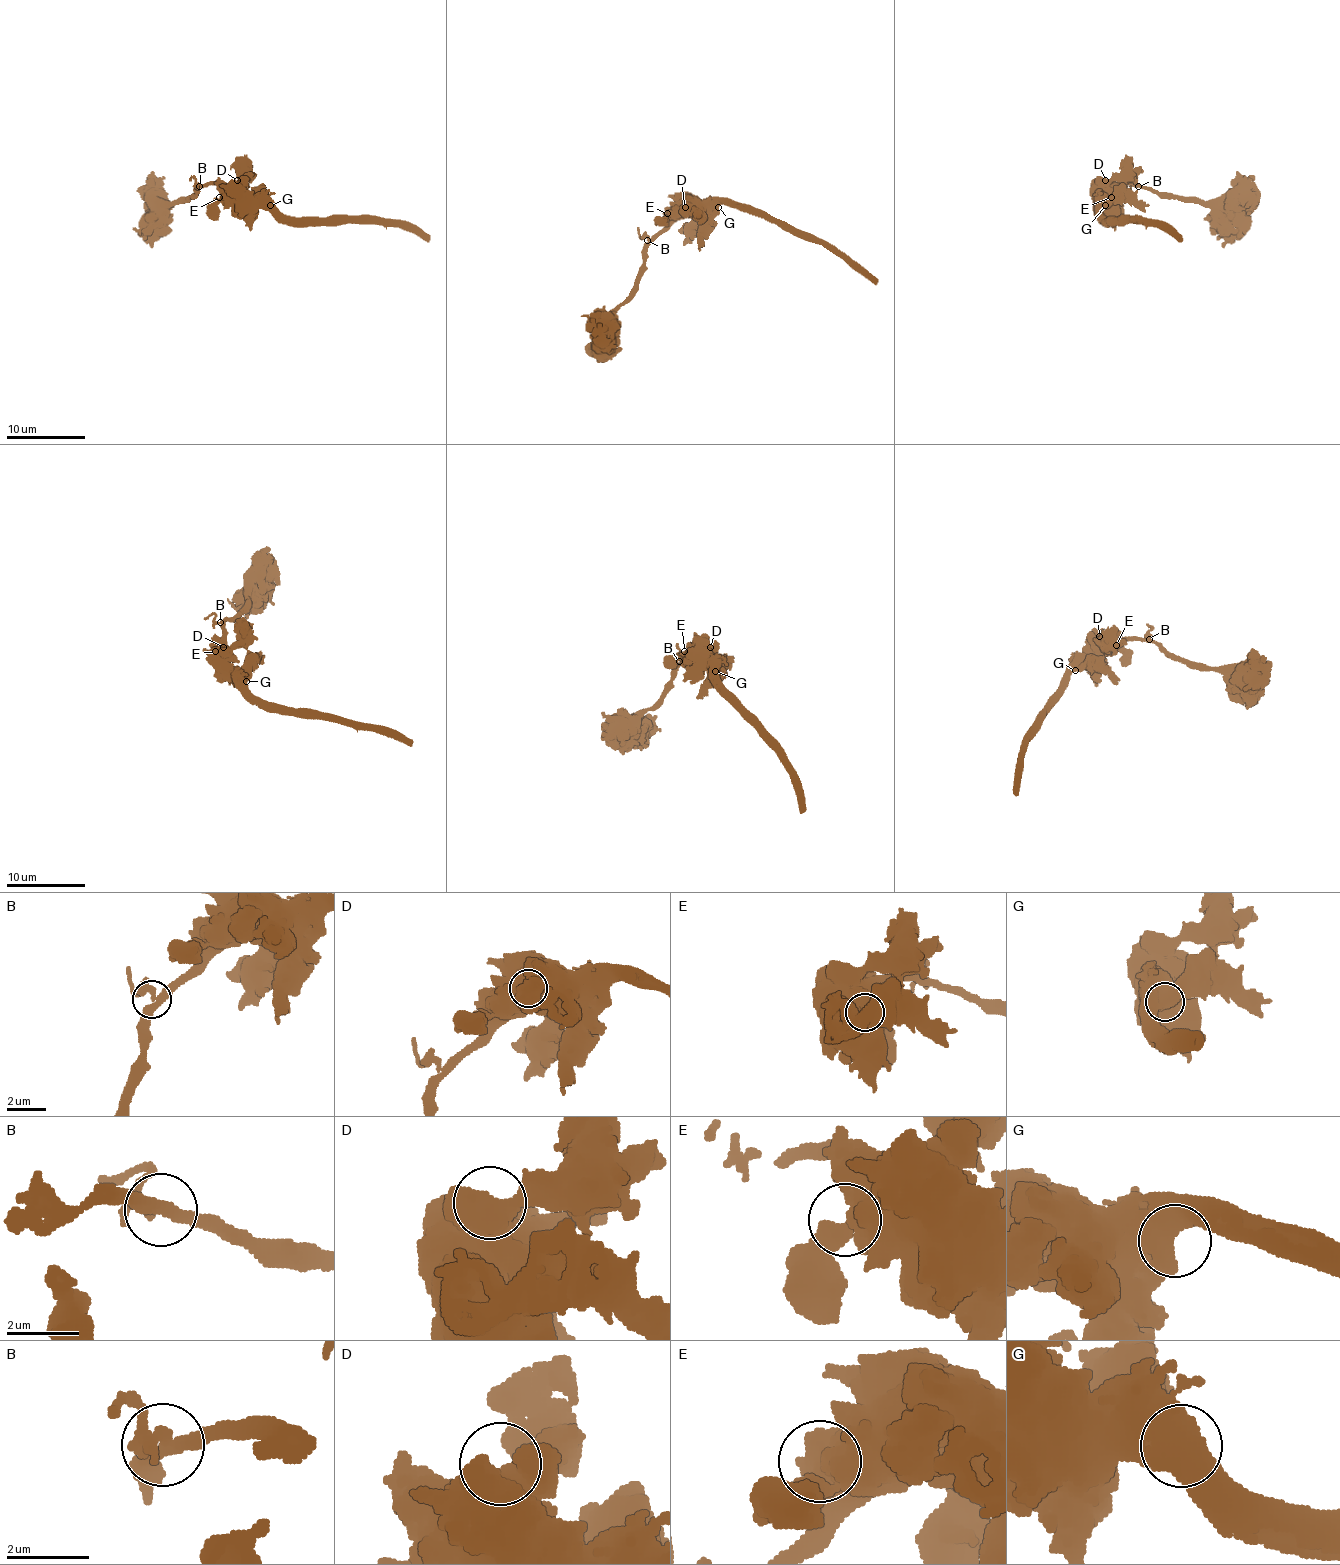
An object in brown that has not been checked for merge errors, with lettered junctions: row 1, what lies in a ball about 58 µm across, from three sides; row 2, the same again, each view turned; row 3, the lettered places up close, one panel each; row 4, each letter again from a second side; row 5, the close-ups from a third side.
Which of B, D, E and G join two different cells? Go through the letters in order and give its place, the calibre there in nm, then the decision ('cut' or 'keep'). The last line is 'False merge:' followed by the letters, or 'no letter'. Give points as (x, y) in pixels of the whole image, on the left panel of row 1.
B: at (199, 186); 320 nm thick; keep
D: at (237, 180); 900 nm thick; keep
E: at (219, 197); 650 nm thick; keep
G: at (270, 205); 950 nm thick; keep
False merge: no letter

